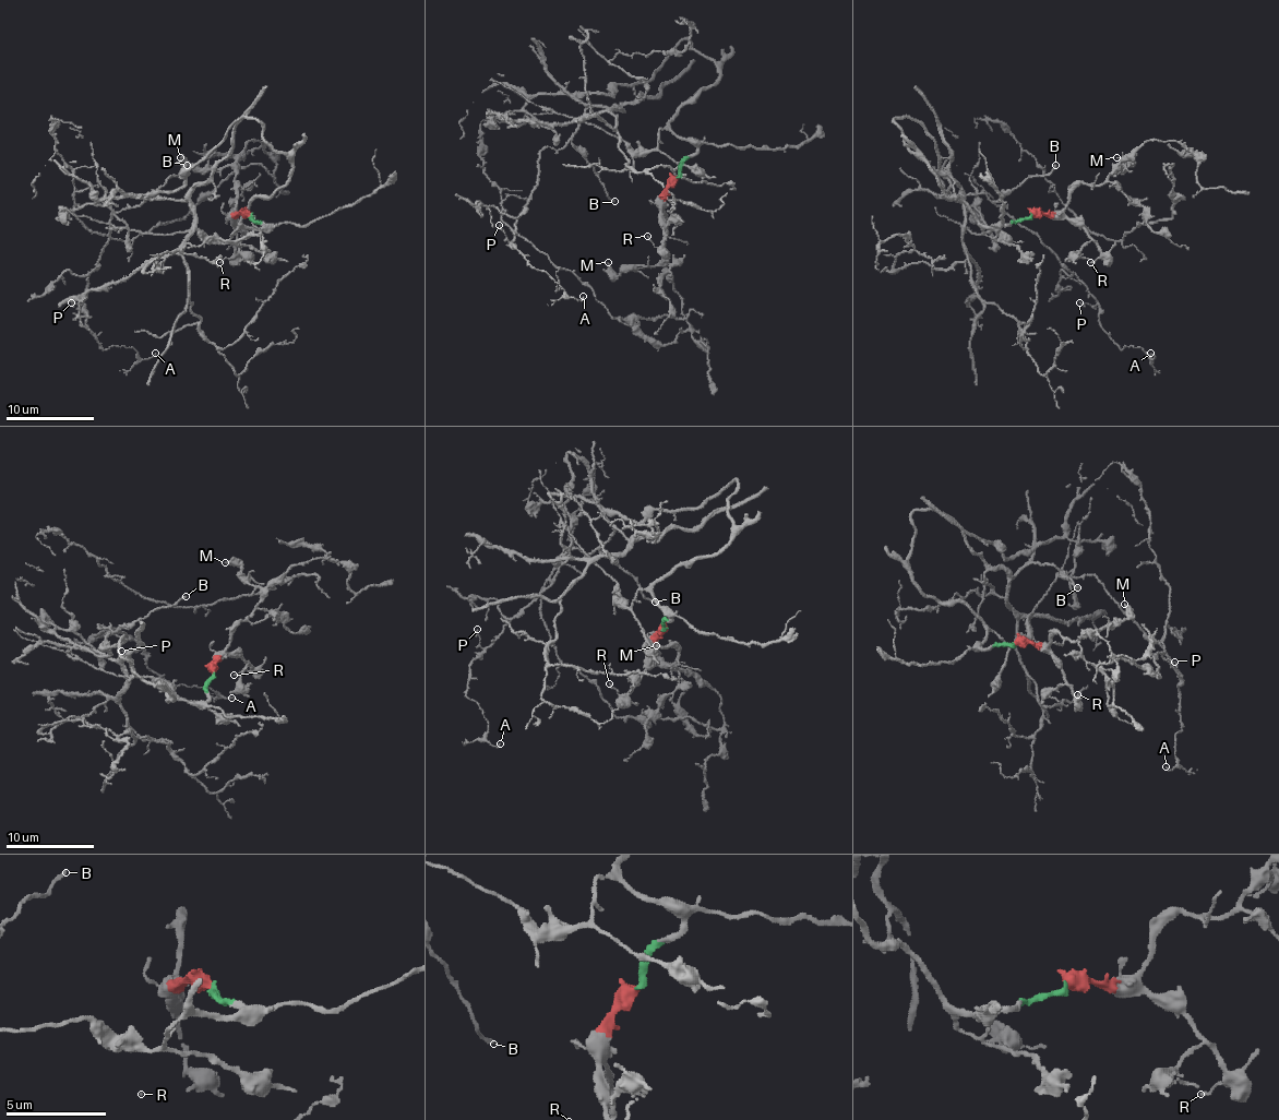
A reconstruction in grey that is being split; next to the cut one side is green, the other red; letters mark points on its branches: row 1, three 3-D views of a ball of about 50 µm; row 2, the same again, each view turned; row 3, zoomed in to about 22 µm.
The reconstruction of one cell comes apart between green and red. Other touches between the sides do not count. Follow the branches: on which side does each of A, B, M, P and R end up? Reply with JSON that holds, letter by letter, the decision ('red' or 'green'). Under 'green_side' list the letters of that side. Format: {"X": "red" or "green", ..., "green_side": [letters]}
{"A": "green", "B": "green", "M": "red", "P": "green", "R": "red", "green_side": ["A", "B", "P"]}

